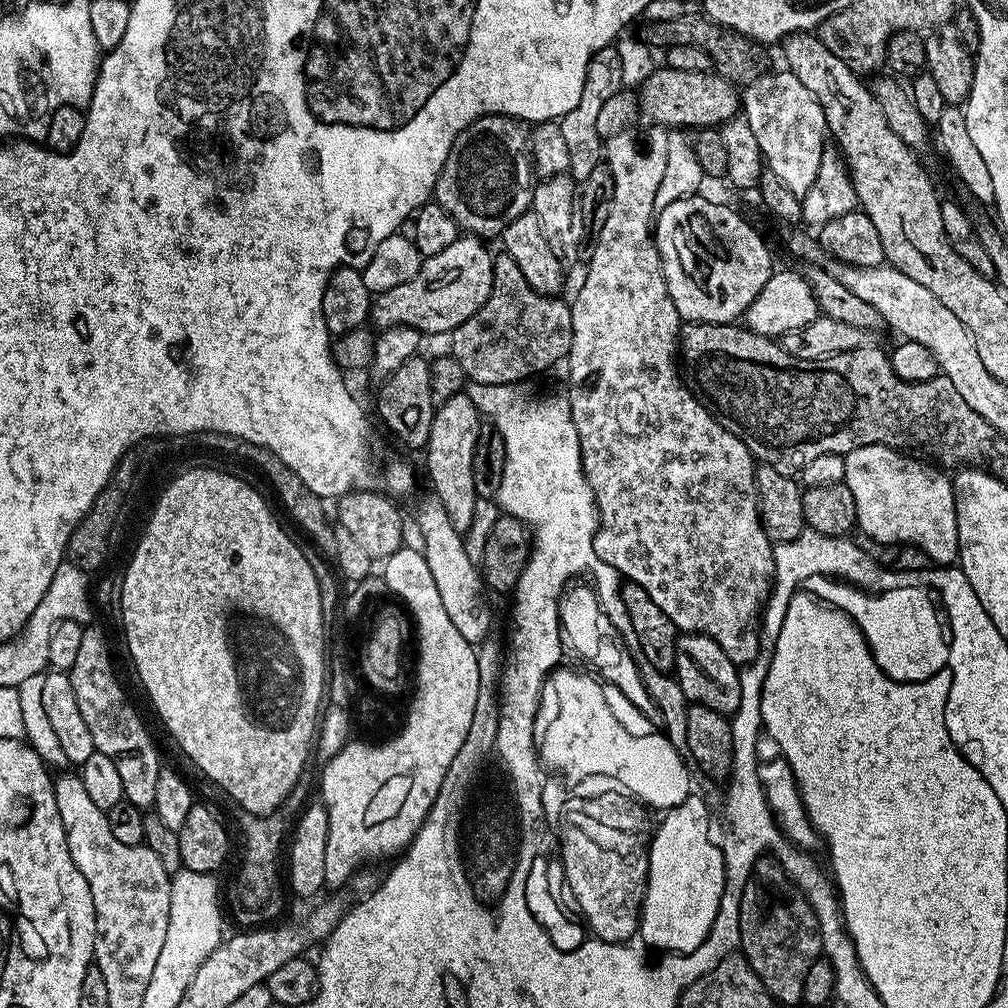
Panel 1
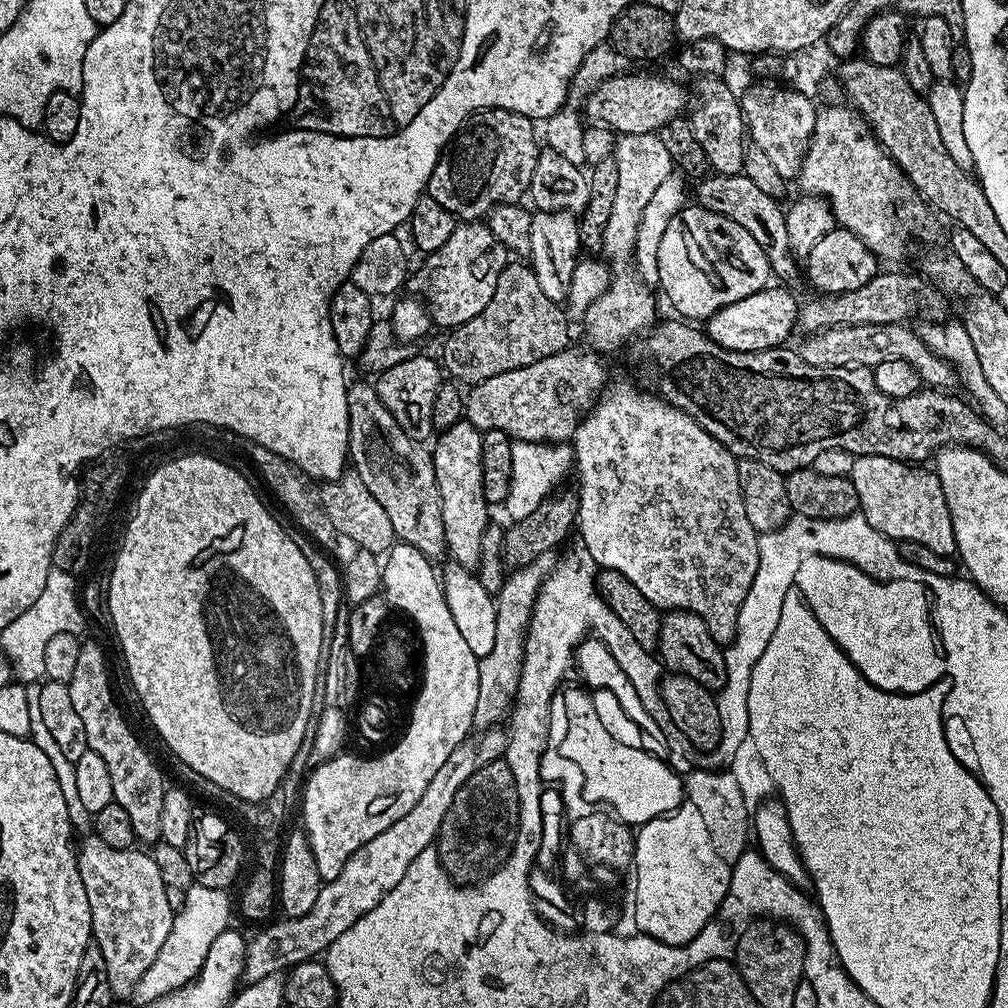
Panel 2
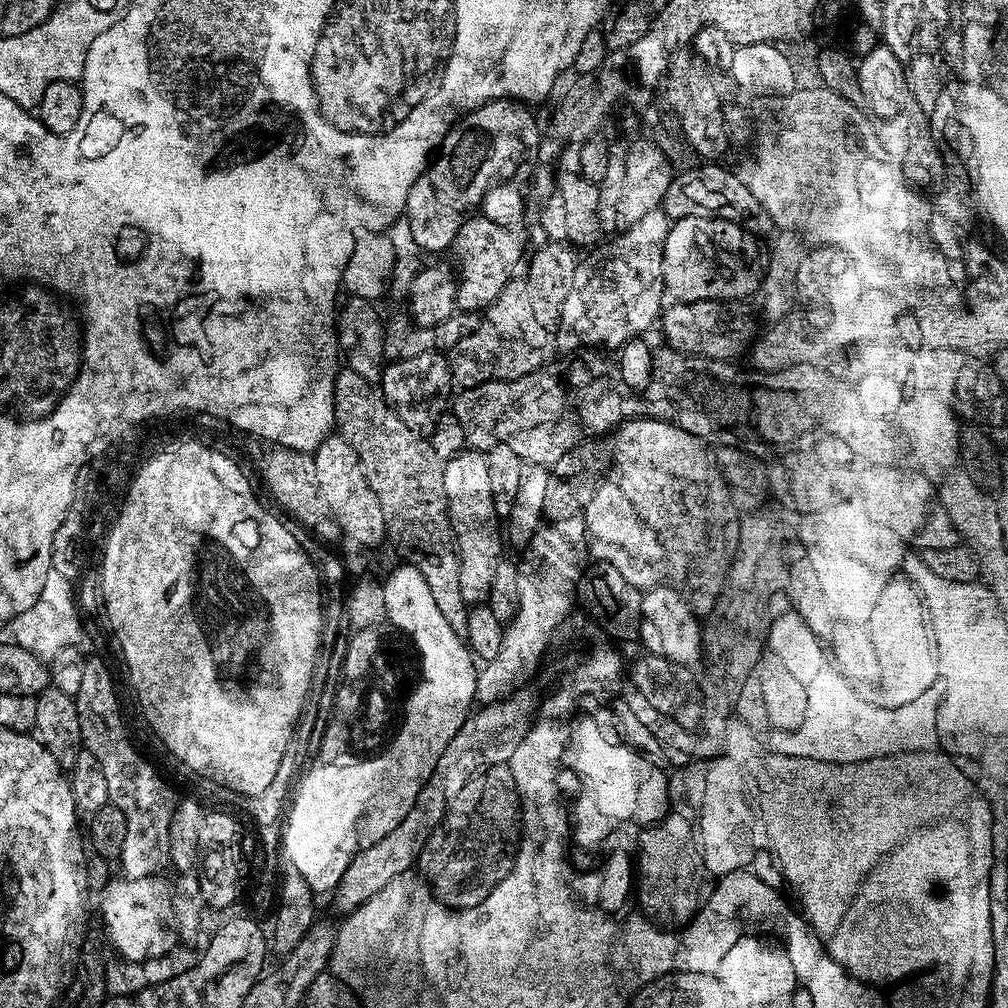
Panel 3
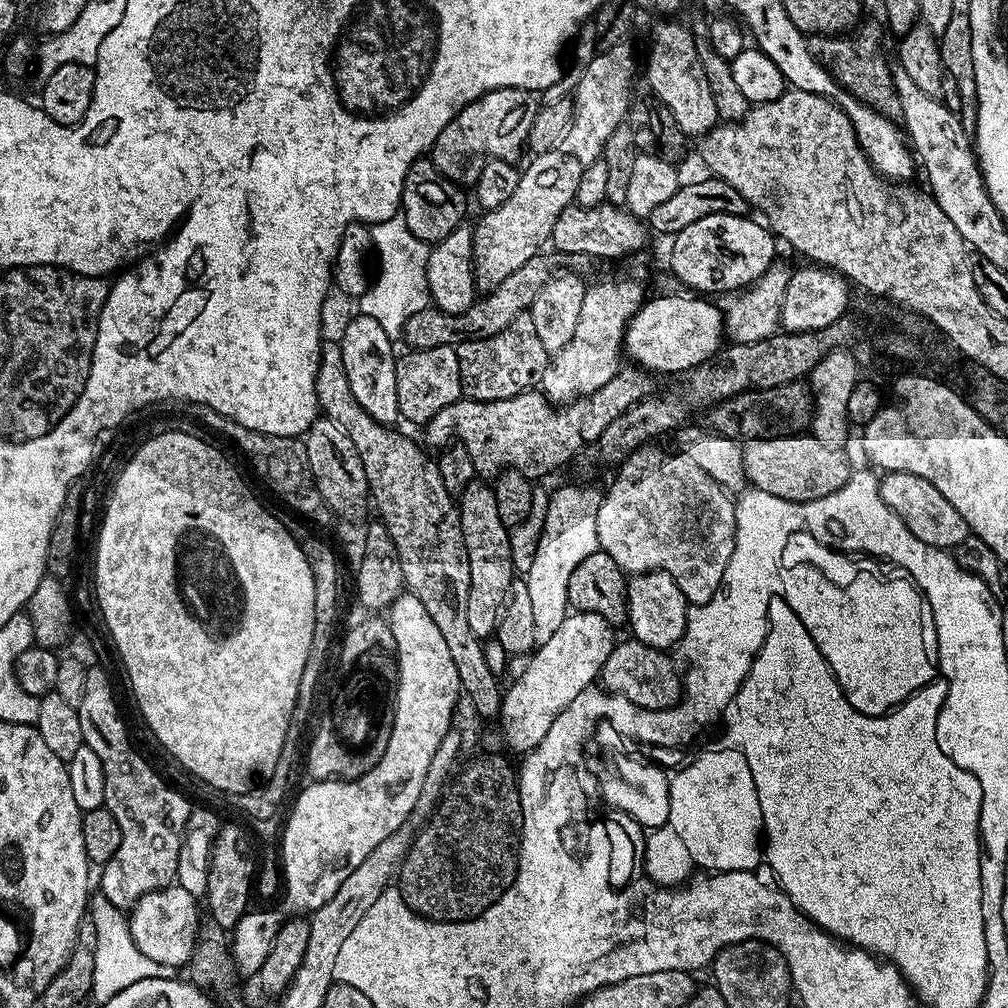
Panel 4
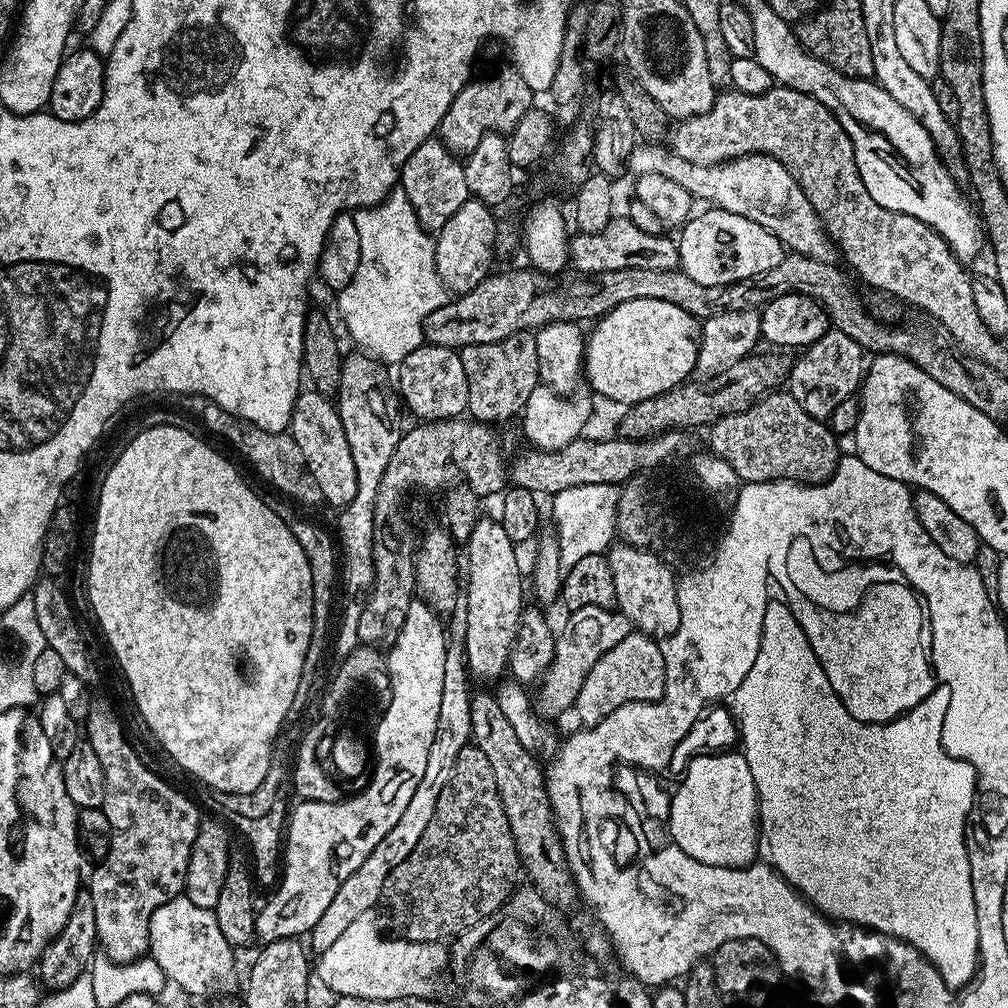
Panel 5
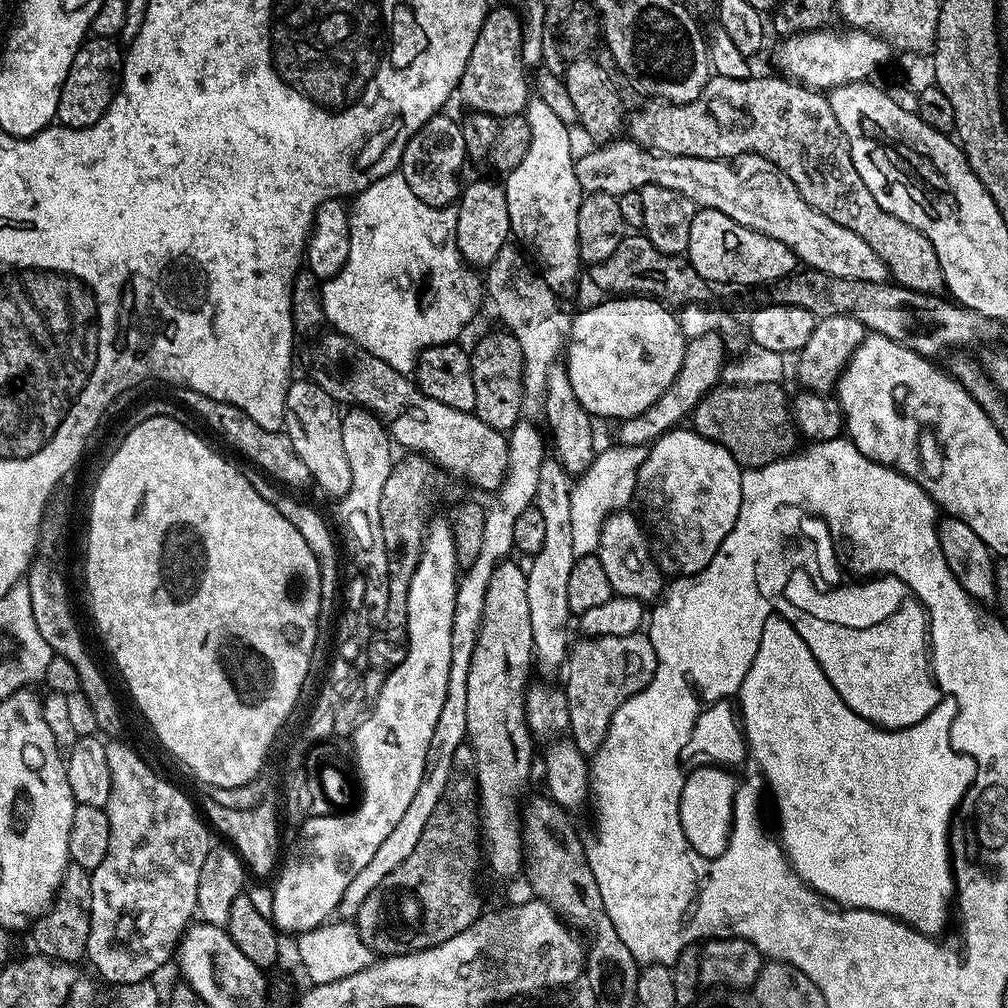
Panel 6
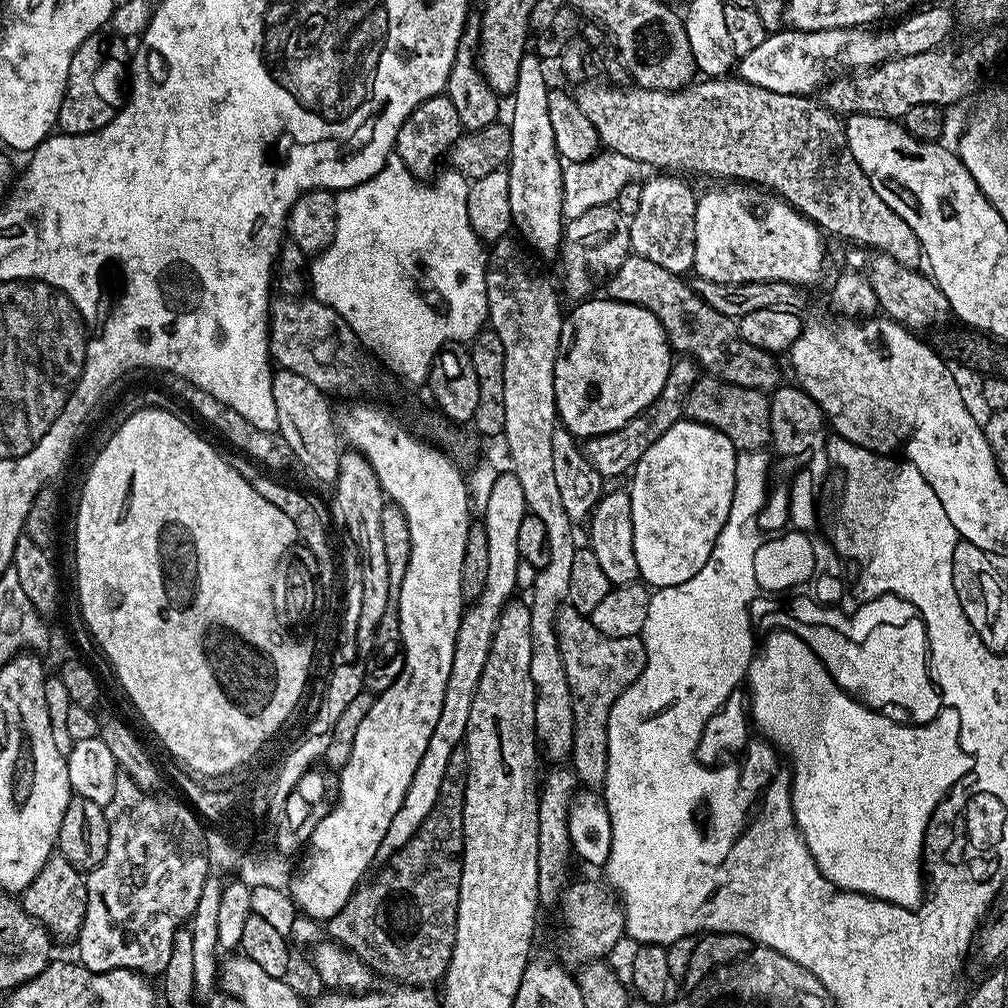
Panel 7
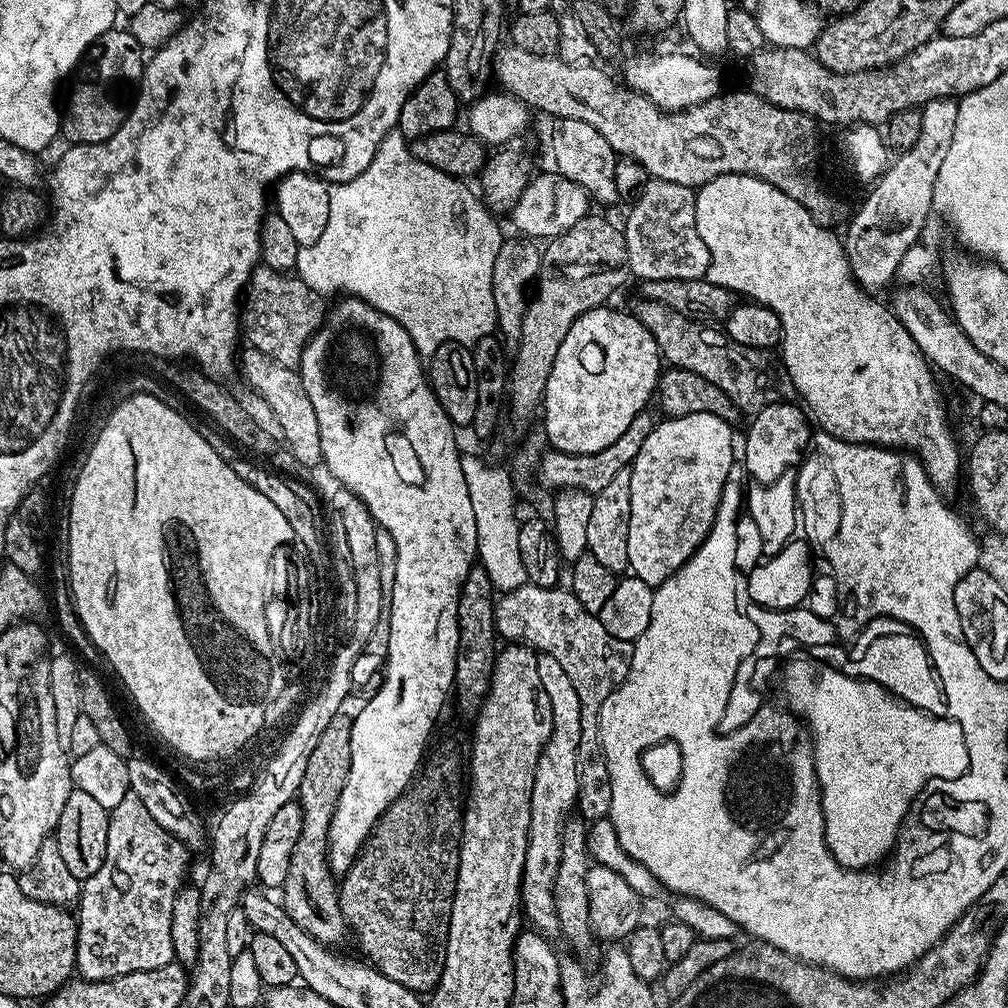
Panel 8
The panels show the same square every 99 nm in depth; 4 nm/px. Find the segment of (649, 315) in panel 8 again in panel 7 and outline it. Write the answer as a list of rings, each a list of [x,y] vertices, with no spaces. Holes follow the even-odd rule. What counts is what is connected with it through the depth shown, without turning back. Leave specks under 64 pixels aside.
[[[630,254],[616,273],[608,277],[606,296],[610,300],[650,310],[650,314],[654,314],[658,322],[662,322],[668,335],[668,343],[673,349],[695,360],[707,375],[734,386],[756,388],[762,393],[777,387],[781,383],[780,368],[776,365],[777,357],[766,350],[758,350],[758,346],[750,346],[750,342],[742,338],[739,323],[706,306],[695,287],[684,280],[687,279],[681,273],[662,270],[654,262]]]

